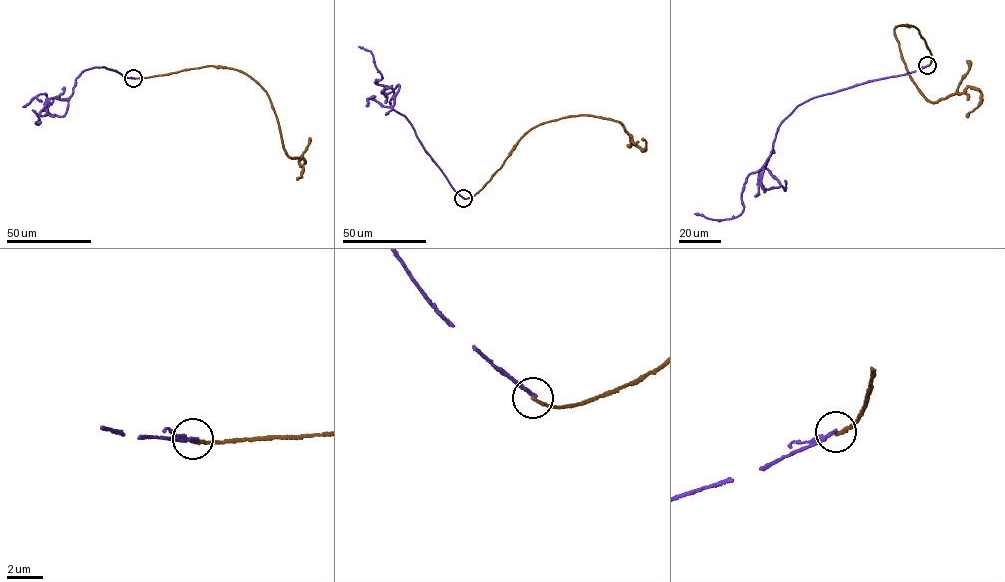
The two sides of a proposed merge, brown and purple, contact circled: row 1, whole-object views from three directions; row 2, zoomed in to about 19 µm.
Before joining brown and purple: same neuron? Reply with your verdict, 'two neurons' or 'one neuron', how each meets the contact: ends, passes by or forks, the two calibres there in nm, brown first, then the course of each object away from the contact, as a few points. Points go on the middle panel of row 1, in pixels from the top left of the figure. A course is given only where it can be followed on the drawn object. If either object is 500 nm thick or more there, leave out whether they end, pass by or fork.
two neurons; brown ends; purple ends; calibres 180 and 190 nm; course brown (463, 198), (474, 195), (524, 135), (545, 122), (588, 115), (622, 124), (642, 151), (643, 139); course purple (463, 197), (425, 151), (406, 117), (392, 109), (392, 88), (375, 82), (382, 77), (373, 55), (358, 46)

